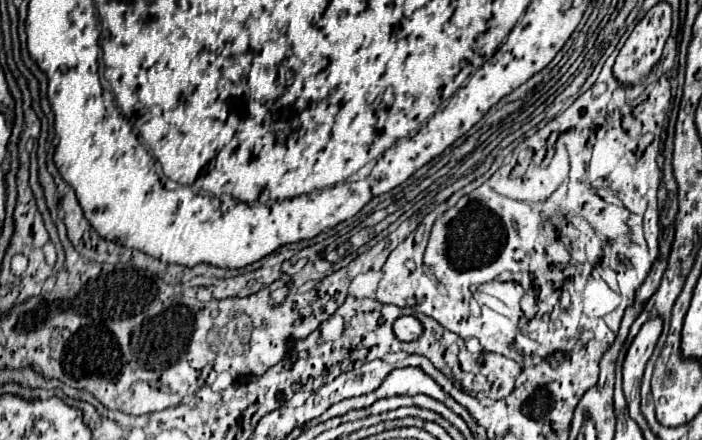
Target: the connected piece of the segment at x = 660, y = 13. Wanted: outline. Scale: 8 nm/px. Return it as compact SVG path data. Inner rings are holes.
M660 2L654 8L650 8L646 12L646 16L632 30L626 44L622 46L622 50L616 58L616 64L614 64L614 76L620 82L640 82L646 74L650 74L650 70L658 62L658 58L662 56L662 48L670 34L670 26L672 26L672 10L670 10L668 2Z

